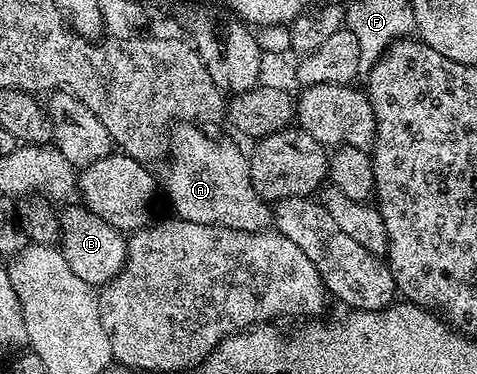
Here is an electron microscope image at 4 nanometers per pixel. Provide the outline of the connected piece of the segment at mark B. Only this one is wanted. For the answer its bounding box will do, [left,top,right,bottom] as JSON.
[58,205,127,289]

